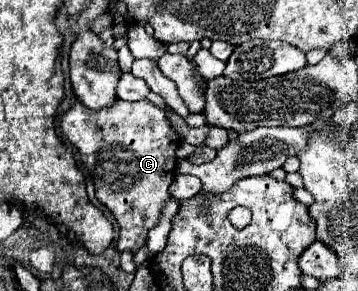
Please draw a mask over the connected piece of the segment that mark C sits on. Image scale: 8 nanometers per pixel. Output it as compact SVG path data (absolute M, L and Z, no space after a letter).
M75 100L71 108L61 116L59 126L65 138L79 150L81 162L85 164L85 168L89 170L95 182L97 200L105 204L107 210L119 222L117 250L119 252L129 250L135 254L141 246L145 246L147 232L153 226L157 226L157 222L163 216L163 206L171 200L169 184L175 176L175 166L177 166L175 150L179 146L179 136L175 134L169 120L165 118L165 112L147 100L139 100L139 102L115 100L115 104L99 110L91 110L83 102Z

